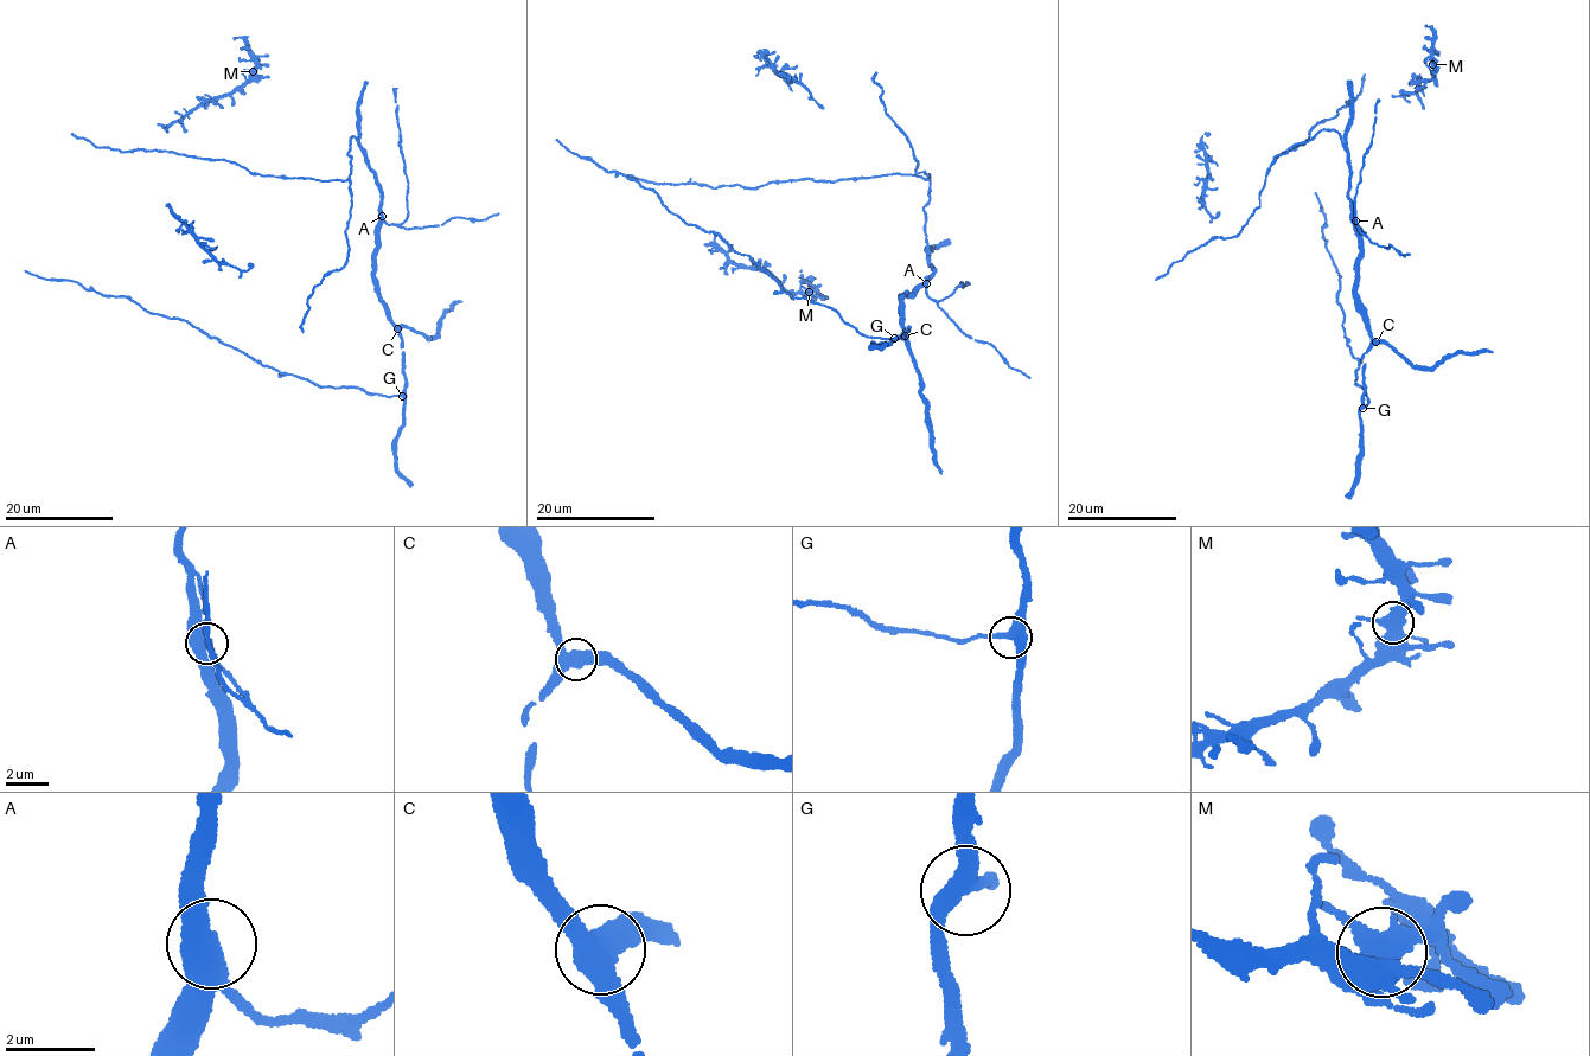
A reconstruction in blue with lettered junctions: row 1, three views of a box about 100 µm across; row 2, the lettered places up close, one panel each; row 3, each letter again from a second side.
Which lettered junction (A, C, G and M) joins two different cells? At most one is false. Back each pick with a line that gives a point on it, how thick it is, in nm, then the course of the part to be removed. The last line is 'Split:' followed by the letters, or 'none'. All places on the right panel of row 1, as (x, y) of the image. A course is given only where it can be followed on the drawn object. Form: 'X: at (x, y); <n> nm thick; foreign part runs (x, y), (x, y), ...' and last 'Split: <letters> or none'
Split: none

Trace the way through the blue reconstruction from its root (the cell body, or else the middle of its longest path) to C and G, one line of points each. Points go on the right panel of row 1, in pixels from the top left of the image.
C: (1359, 231), (1357, 295), (1366, 327), (1375, 341)
G: (1359, 231), (1357, 295), (1371, 339), (1362, 358), (1362, 408)

